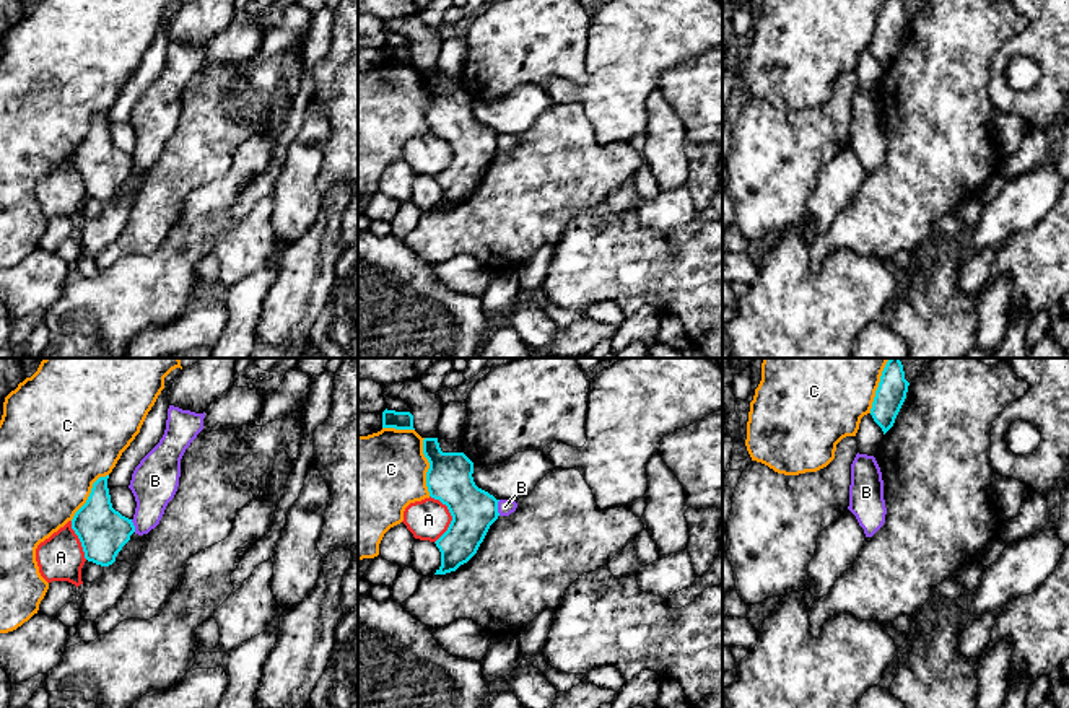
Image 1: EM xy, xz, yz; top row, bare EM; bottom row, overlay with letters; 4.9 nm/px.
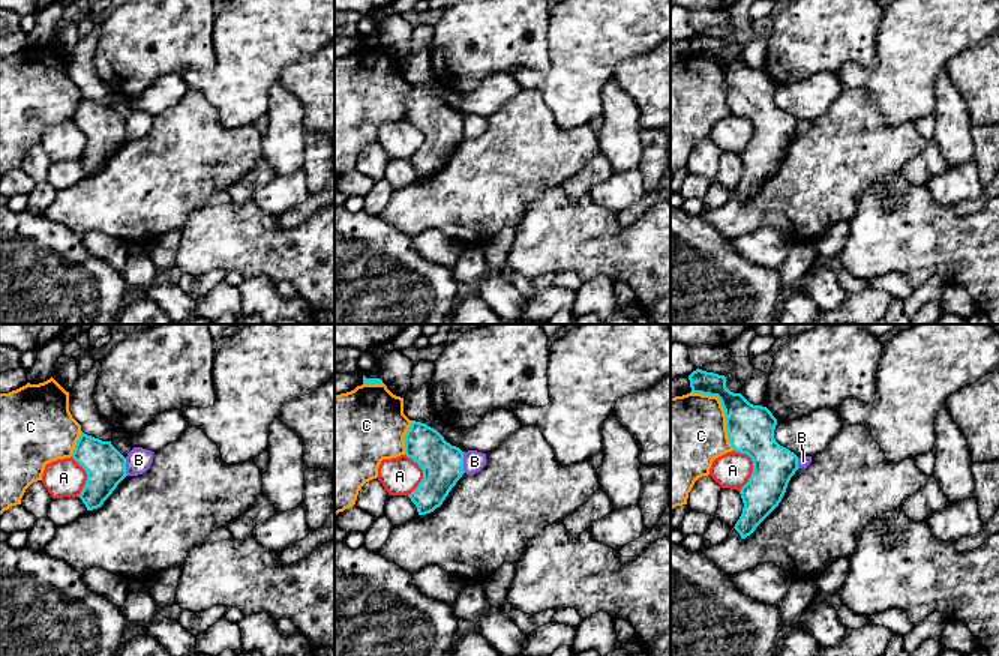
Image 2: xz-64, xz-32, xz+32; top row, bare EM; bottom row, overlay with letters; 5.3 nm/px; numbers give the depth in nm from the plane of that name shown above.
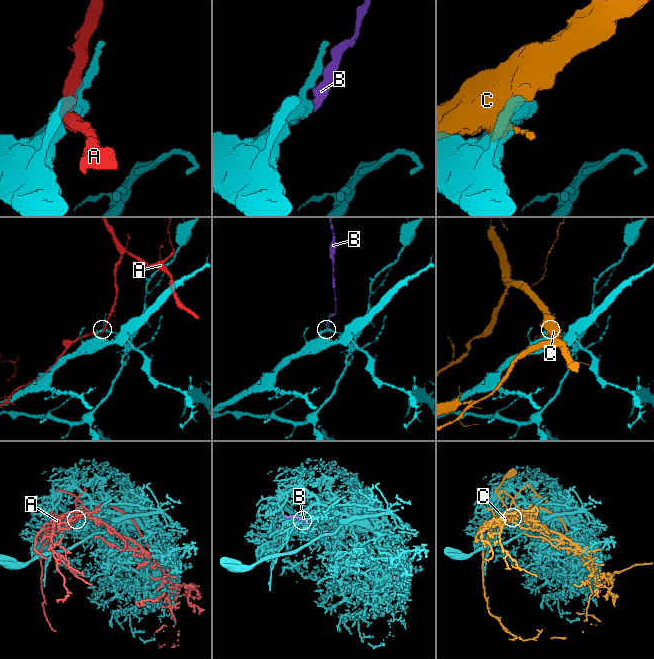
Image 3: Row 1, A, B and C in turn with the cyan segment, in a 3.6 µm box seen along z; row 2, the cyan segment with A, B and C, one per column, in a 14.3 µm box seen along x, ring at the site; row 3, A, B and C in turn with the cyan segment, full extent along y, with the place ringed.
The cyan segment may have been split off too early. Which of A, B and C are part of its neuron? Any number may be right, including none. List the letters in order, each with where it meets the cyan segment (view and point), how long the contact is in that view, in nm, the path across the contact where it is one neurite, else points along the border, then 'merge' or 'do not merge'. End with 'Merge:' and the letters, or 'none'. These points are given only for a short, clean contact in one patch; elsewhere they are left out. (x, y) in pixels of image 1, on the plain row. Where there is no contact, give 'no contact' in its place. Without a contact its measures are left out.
A: contact xz (451, 150); length 240 nm; do not merge
B: contact xz (497, 144); length 80 nm; do not merge
C: contact xz (430, 103); length 280 nm; do not merge
Merge: none

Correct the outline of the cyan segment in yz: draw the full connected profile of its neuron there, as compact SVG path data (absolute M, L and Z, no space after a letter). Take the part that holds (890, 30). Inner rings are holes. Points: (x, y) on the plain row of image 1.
M885 0L870 44L870 50L884 70L893 62L906 34L908 21L903 0Z

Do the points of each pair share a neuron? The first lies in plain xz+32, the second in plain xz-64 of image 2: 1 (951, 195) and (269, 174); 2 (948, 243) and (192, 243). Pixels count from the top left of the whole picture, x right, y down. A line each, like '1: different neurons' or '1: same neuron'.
1: different neurons
2: same neuron

